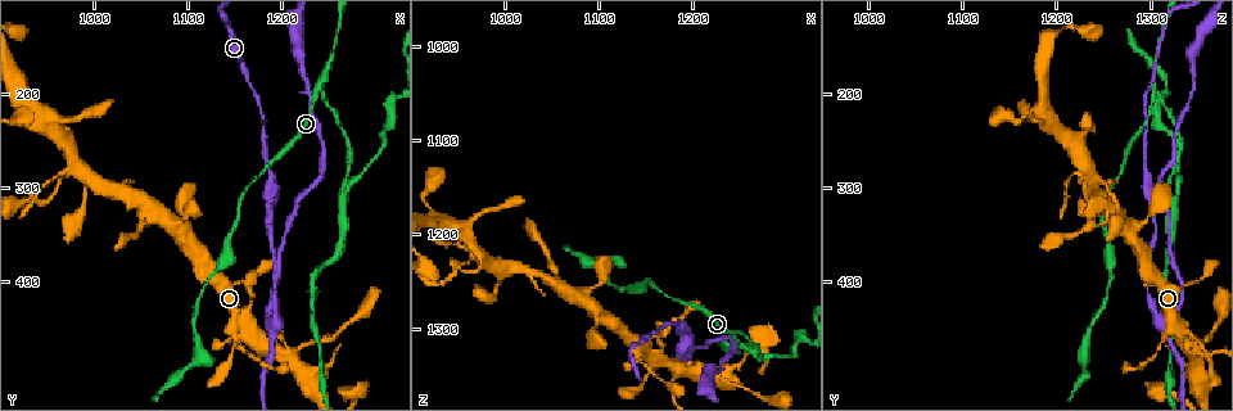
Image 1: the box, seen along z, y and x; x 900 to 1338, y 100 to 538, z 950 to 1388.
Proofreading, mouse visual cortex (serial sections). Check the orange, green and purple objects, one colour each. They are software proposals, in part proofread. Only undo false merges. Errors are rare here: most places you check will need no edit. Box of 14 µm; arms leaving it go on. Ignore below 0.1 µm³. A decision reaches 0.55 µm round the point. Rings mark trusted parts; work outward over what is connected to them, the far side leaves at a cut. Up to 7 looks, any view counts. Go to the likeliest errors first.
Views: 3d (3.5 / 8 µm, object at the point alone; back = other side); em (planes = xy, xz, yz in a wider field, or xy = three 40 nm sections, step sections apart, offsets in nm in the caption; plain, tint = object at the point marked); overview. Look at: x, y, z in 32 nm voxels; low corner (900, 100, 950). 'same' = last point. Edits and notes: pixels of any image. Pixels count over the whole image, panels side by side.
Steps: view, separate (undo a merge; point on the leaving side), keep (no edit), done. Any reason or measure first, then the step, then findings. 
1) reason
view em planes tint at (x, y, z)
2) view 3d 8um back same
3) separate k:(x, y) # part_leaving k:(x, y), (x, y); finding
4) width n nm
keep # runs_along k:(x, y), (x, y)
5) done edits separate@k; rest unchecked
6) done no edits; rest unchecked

a fork
view 3d 3.5um at (1240, 195, 1305)

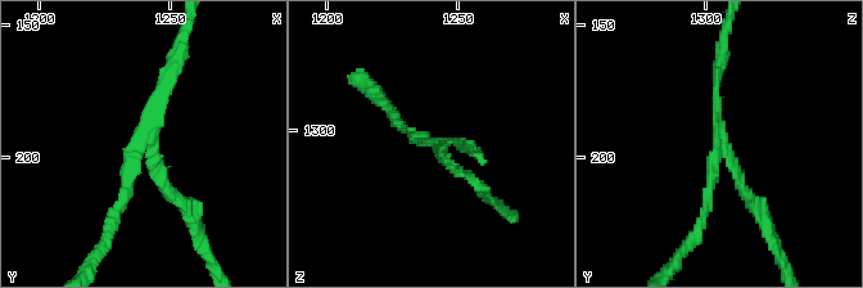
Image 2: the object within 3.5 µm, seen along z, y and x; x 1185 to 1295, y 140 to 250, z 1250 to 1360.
arms 3; arm_widths 100, 150, 150 nm; need the tissue
view em planes tint at (1239, 195, 1303)

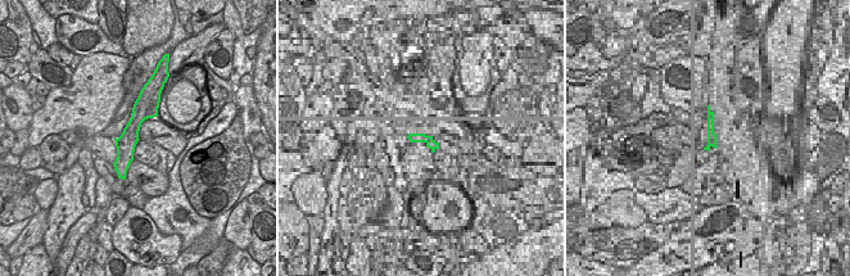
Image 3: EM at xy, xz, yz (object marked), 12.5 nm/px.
separate 2:(742, 192) # part_leaving 2:(727, 152), (780, 255); two cells meet here

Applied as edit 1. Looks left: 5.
abrupt turn
view 3d 3.5um back at (1190, 440, 1315)

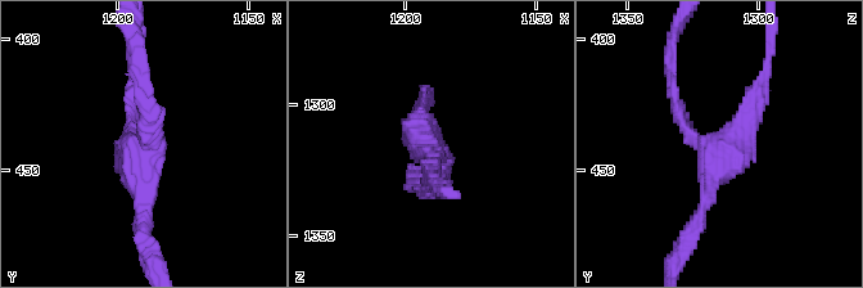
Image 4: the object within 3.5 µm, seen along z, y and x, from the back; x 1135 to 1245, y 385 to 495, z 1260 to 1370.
arms 3; arm_widths 150, 200, 200 nm; now the EM
view em xy step 5 tint at (1193, 443, 1312)

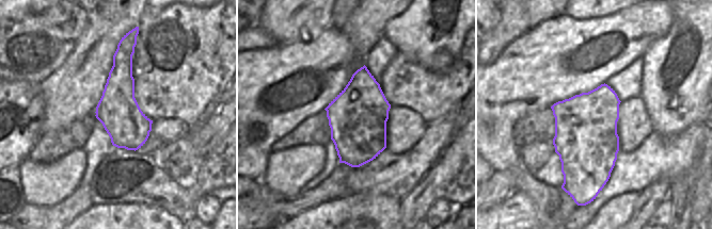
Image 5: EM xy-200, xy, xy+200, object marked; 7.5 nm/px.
keep # runs_along 4:(763, 80), (727, 151), (700, 147), (674, 95); continuous, no second cell

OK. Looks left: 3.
view overview

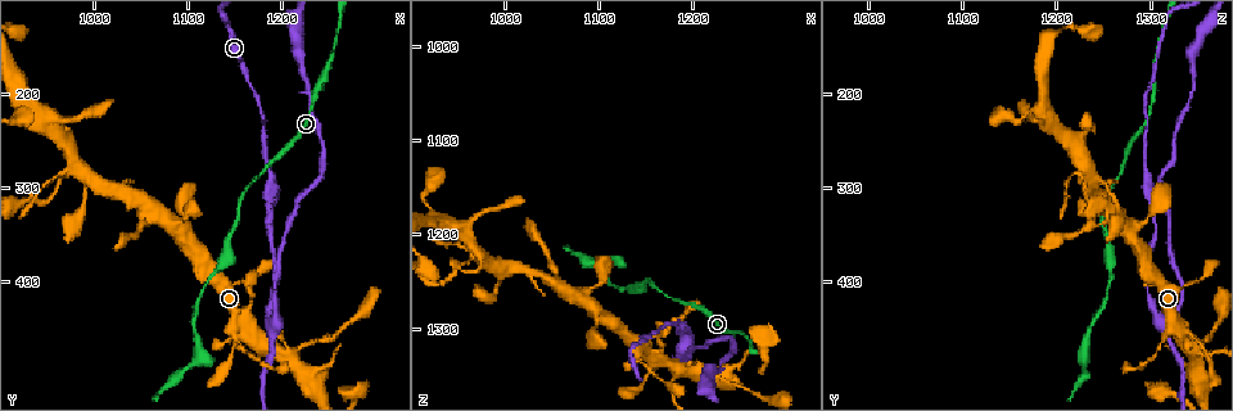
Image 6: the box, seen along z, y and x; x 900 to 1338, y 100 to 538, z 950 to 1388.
calibre changes
view 3d 3.5um at (980, 275, 1230)

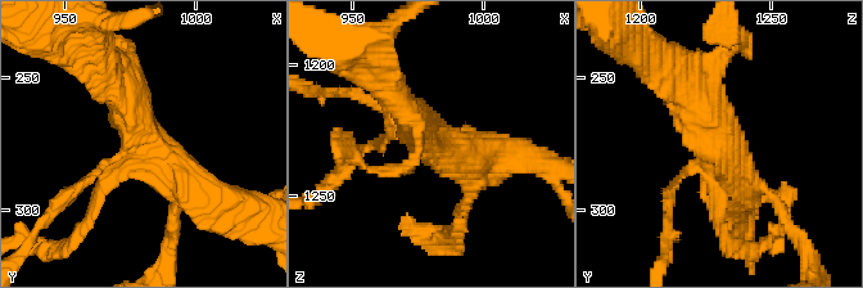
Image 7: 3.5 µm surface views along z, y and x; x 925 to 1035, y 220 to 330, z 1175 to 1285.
shape alone is not enough
view em xy step 2 tint at (980, 275, 1230)

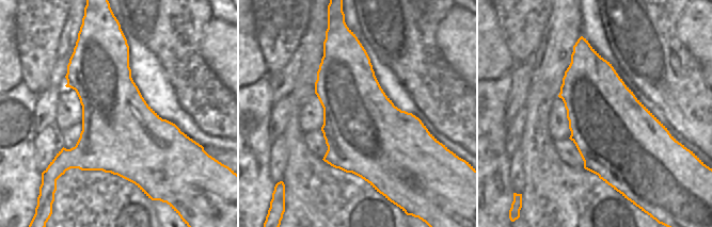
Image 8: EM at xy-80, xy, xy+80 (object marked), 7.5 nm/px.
keep # continuous, no second cell

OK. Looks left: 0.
done edits separate@2; rest unchecked

